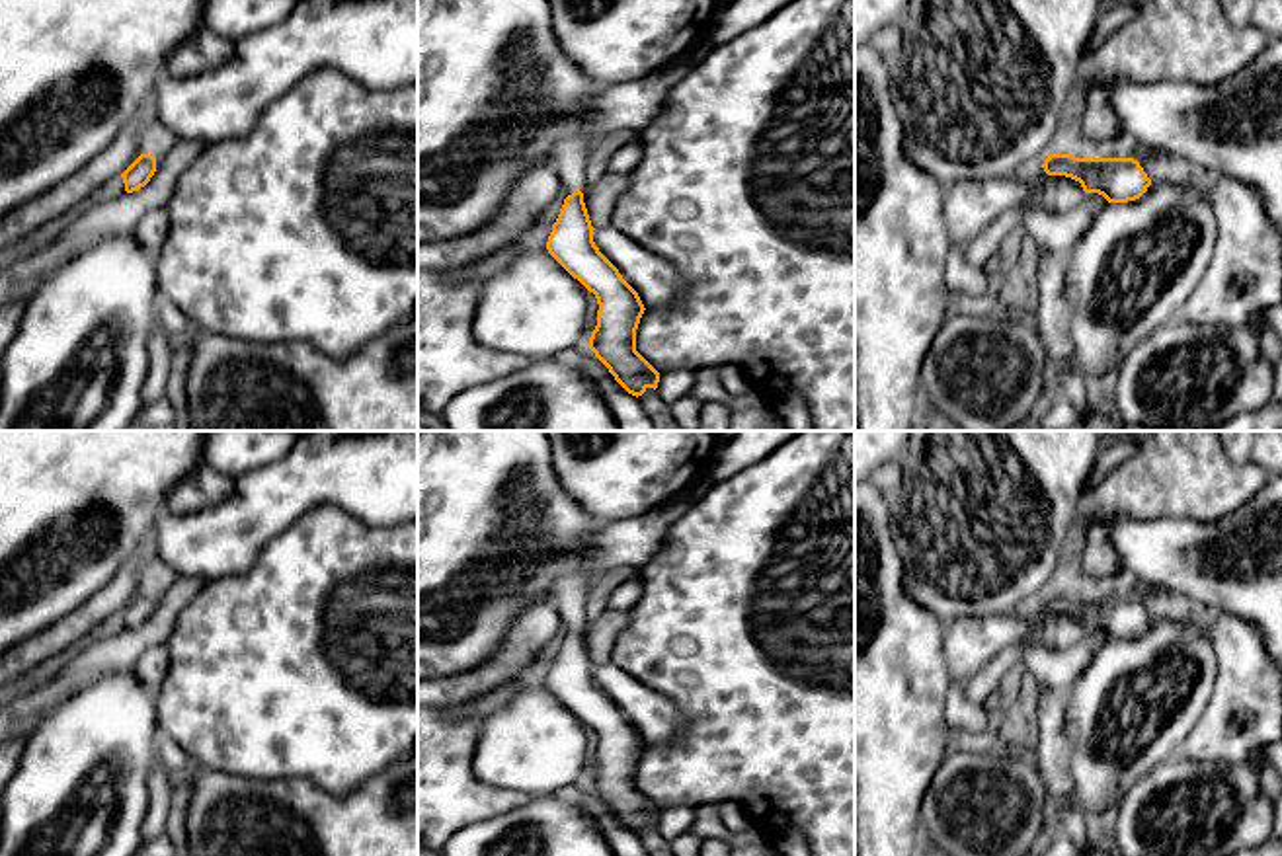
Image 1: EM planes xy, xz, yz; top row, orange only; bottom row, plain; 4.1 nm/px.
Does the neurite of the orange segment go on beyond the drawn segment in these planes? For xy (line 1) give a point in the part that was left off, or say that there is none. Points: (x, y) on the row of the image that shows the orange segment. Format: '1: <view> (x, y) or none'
1: none

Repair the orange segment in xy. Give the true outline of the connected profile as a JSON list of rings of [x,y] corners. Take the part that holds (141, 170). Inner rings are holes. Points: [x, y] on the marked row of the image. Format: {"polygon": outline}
{"polygon": [[[140,154],[123,174],[125,191],[133,193],[144,187],[156,172],[156,156]]]}

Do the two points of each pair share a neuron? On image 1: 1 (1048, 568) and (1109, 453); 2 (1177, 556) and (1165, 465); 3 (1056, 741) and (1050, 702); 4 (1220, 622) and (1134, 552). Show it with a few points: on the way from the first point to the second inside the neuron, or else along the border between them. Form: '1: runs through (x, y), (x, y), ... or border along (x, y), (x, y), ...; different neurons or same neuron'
1: border along (1099, 451), (1087, 478), (1085, 496); different neurons
2: border along (1124, 517), (1216, 521); different neurons
3: runs through (1052, 732), (1050, 712); same neuron
4: border along (1206, 613), (1234, 613), (1253, 624); different neurons

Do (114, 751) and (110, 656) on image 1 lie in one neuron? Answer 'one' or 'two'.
two

